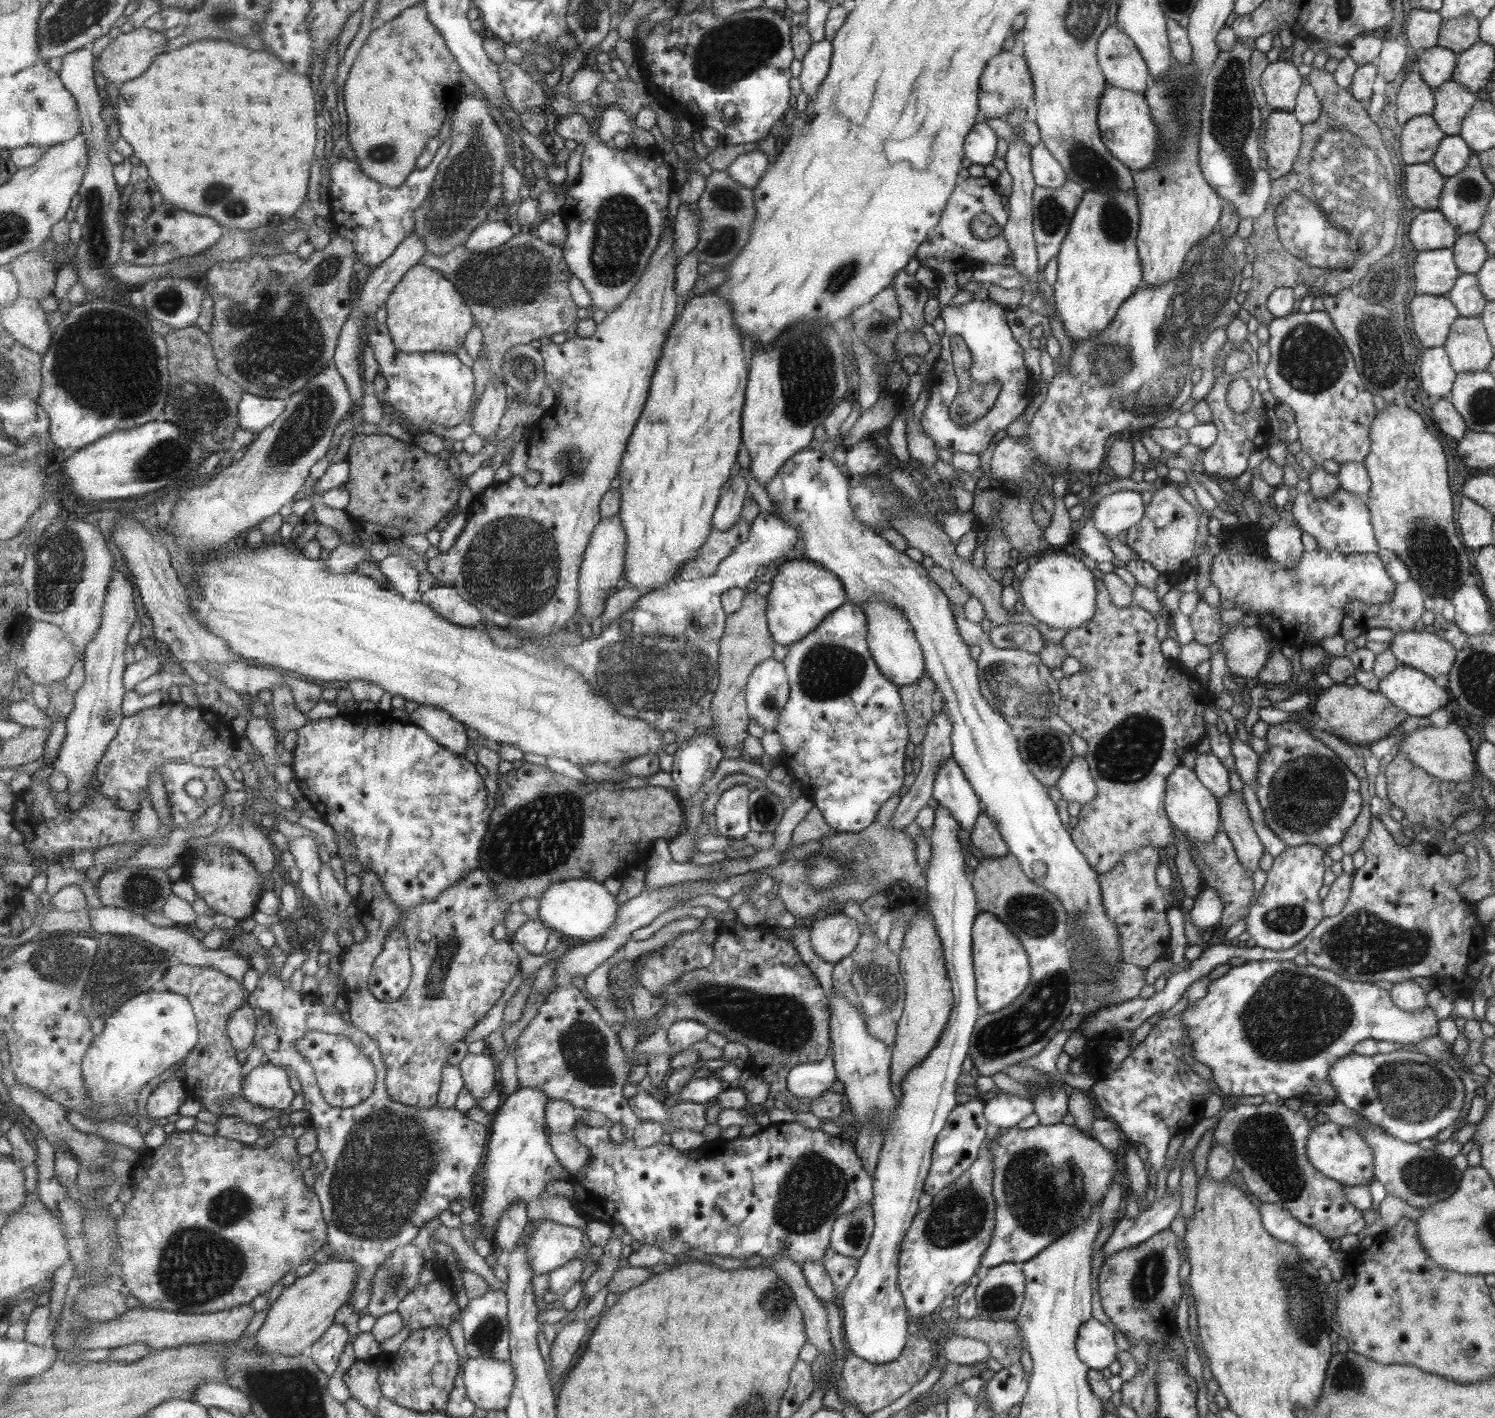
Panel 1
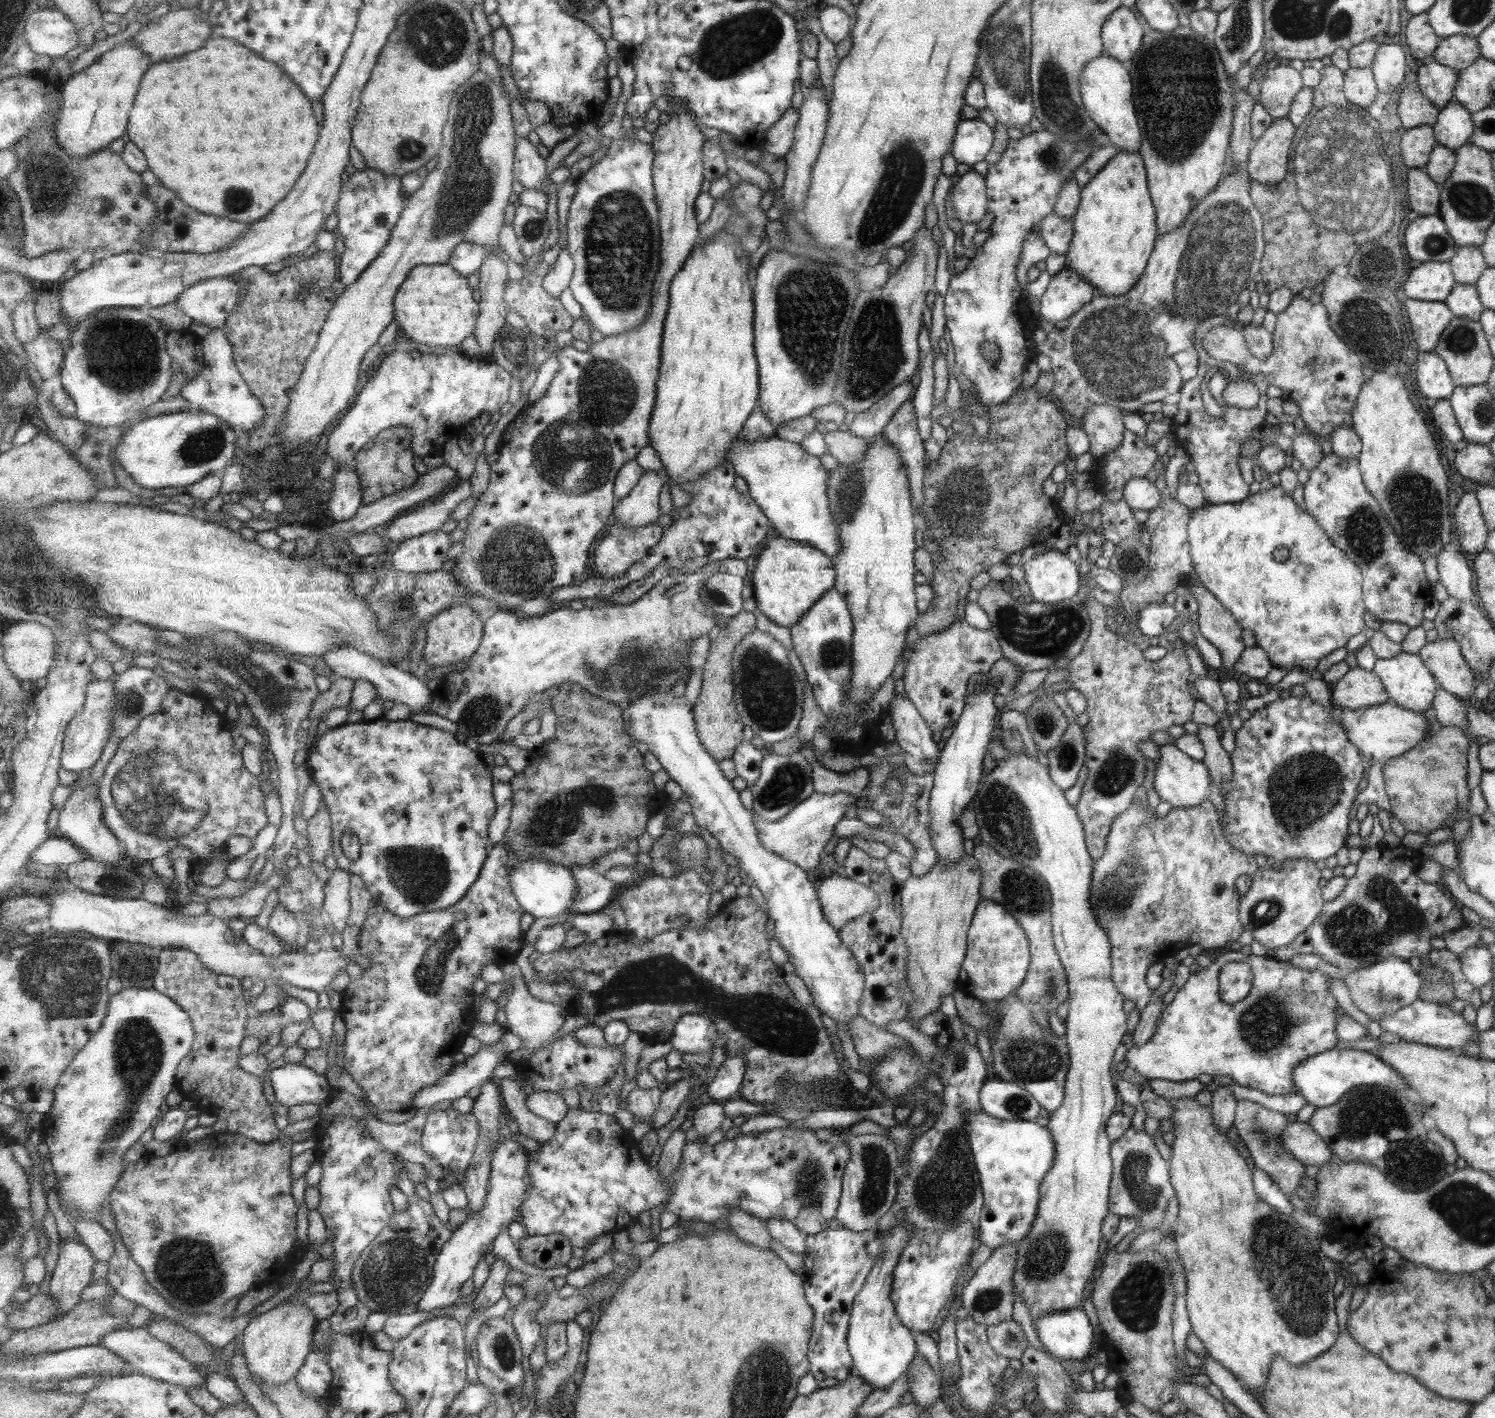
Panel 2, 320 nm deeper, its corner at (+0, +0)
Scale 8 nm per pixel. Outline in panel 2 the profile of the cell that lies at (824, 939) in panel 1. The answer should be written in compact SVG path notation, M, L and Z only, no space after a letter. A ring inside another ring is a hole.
M840 872L821 882L817 896L822 913L836 931L853 918L875 911L879 905L873 890L845 878Z

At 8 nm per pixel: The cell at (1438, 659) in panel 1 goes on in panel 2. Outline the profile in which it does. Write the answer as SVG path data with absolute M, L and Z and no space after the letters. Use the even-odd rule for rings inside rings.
M1439 640L1425 643L1423 649L1417 653L1435 678L1441 689L1455 695L1462 701L1473 694L1473 680L1475 678L1462 657L1461 648L1454 640Z

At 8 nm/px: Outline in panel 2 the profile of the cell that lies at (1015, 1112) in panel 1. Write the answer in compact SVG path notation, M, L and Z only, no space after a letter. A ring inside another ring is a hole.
M993 1077L983 1083L982 1092L978 1094L981 1102L981 1111L992 1118L1007 1121L1034 1121L1039 1116L1040 1103L1034 1099L1024 1087L1017 1086L1010 1080L1003 1082L999 1078Z

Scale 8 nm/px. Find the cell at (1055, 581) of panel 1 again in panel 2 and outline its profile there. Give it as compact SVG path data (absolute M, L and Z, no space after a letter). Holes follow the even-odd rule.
M1049 548L1032 556L1022 565L1024 580L1029 587L1030 600L1043 602L1045 605L1056 606L1059 600L1067 600L1079 590L1079 572L1075 570L1073 562L1064 552L1049 552Z

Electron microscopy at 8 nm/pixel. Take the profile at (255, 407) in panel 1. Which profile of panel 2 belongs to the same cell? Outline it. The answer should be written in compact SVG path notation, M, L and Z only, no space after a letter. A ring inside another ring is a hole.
M213 328L209 334L201 338L201 341L206 358L206 369L195 380L185 385L181 395L190 403L190 406L197 406L201 411L223 418L238 433L257 432L267 412L259 398L253 395L235 364L233 345L228 339L227 331L224 328Z

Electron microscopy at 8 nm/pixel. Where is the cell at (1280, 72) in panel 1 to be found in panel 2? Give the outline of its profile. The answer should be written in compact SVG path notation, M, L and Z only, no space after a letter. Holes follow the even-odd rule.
M1277 65L1267 70L1264 79L1257 85L1257 102L1273 119L1286 117L1290 112L1291 101L1300 91L1301 77L1289 65Z

